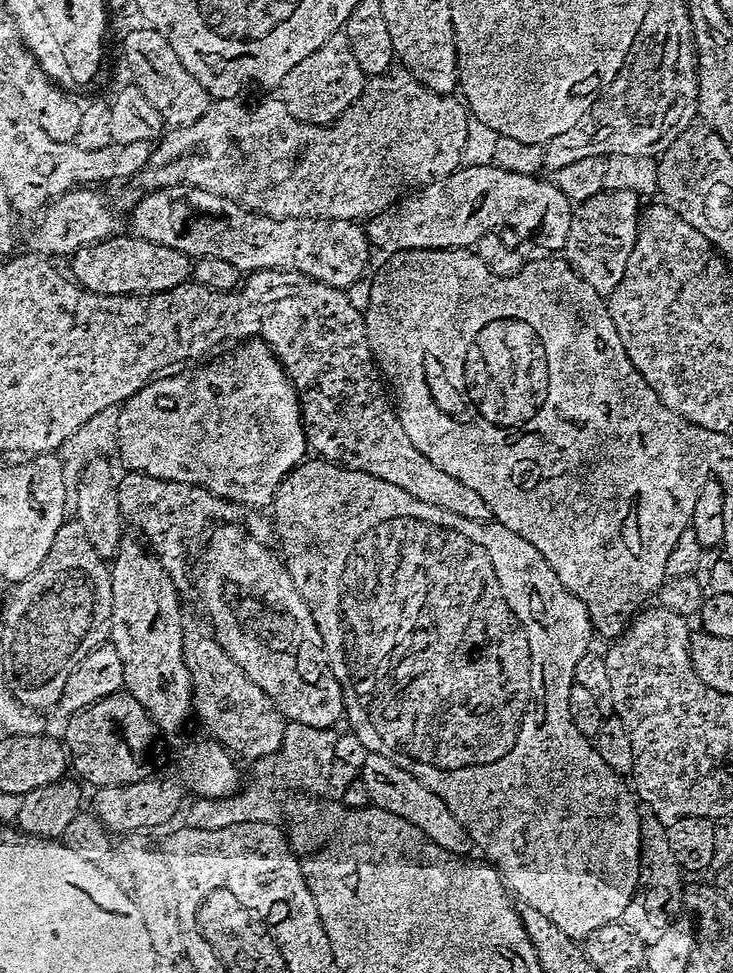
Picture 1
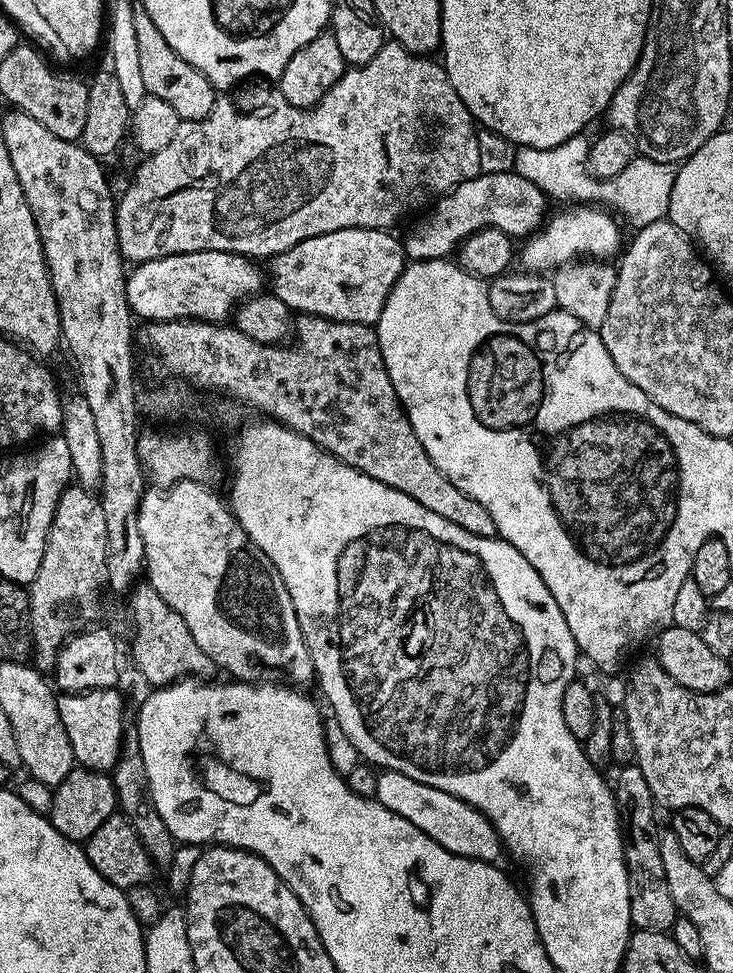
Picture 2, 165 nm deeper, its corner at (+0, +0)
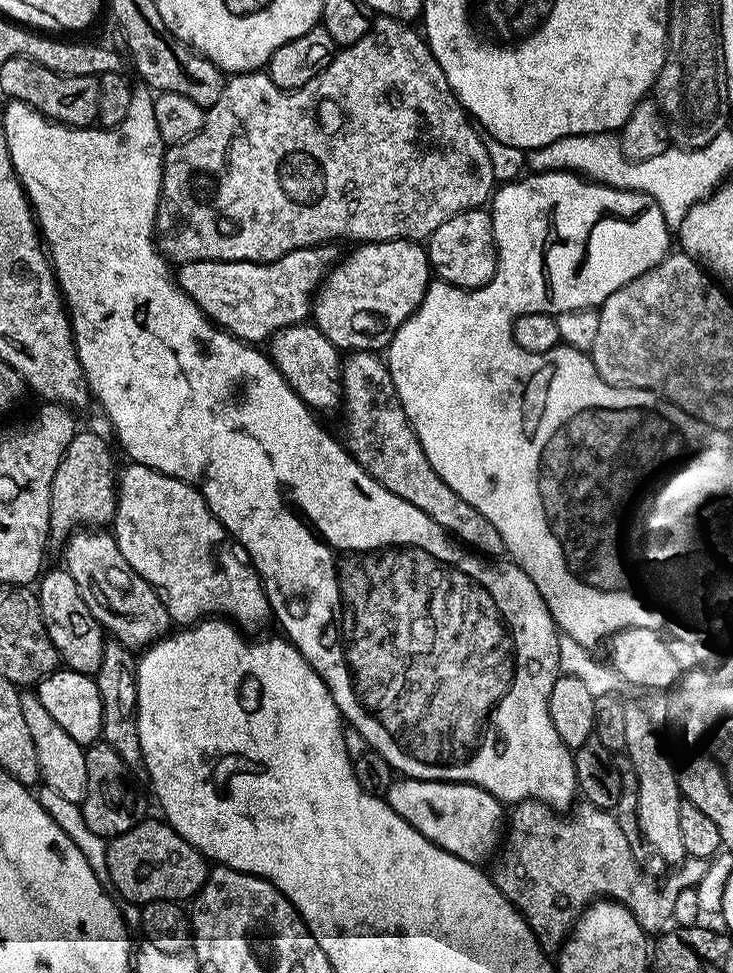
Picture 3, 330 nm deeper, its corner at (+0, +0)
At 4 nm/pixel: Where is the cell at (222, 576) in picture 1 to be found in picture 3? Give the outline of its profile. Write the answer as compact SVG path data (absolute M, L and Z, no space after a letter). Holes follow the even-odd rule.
M128 462L125 465L118 472L116 517L112 520L110 531L116 538L118 550L122 550L122 558L126 558L139 576L160 593L169 617L175 623L177 620L180 626L191 626L209 614L216 618L231 618L240 626L269 619L272 608L260 575L244 549L228 535L222 522L218 522L199 488L141 464Z

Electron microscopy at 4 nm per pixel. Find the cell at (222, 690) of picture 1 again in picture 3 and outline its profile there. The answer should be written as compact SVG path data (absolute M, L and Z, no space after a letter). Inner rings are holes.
M77 530L64 541L63 567L78 585L82 602L90 606L90 614L111 639L122 642L127 648L143 650L156 643L169 631L170 617L164 599L122 558L116 538L108 530Z

